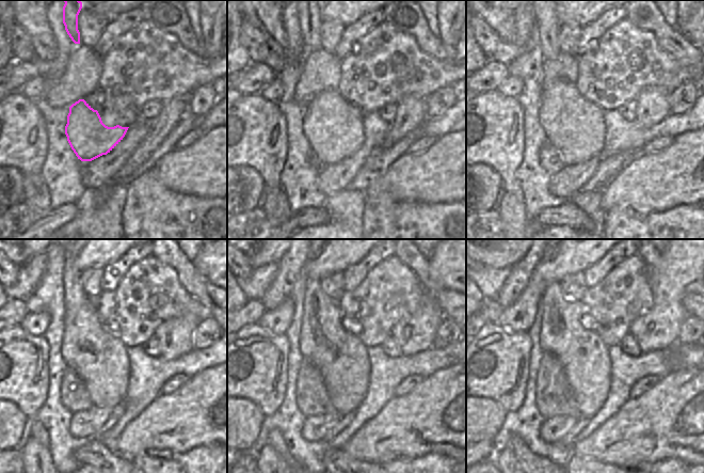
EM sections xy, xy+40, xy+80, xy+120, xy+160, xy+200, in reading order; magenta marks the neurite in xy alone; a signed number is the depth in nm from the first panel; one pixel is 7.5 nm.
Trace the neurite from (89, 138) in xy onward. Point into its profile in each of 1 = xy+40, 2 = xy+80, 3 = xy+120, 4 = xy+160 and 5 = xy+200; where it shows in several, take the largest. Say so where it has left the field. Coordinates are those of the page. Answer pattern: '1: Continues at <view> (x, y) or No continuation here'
1: Continues at xy+40 (334, 127)
2: Continues at xy+80 (574, 126)
3: Continues at xy+120 (100, 360)
4: Continues at xy+160 (341, 358)
5: Continues at xy+200 (585, 358).

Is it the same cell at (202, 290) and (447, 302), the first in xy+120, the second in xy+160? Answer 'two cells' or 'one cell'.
one cell

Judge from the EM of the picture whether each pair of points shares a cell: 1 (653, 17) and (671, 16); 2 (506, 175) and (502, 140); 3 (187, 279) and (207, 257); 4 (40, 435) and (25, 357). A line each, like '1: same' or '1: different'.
1: different
2: same
3: different
4: same

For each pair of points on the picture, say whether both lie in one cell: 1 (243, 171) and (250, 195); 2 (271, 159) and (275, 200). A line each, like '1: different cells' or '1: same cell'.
1: same cell
2: different cells

